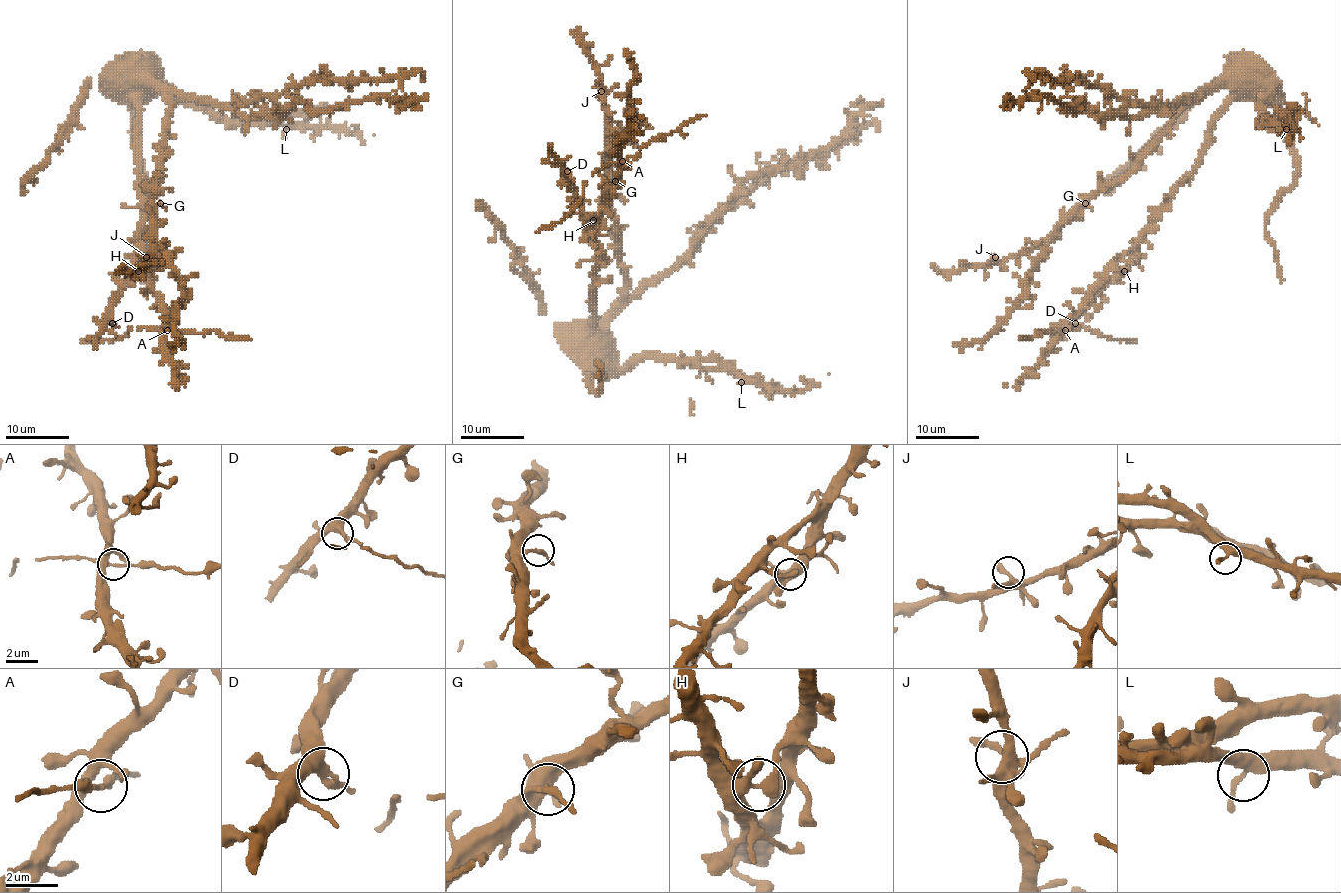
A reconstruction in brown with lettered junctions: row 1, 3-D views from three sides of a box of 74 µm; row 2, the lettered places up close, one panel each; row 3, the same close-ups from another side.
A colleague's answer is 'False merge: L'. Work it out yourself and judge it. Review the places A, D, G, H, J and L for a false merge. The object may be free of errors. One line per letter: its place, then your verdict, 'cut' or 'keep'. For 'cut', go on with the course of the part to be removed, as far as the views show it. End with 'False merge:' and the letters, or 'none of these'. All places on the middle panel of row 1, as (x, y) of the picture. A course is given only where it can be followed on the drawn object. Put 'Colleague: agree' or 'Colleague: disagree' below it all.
A: place (622, 161); keep
D: place (567, 171); keep
G: place (615, 181); keep
H: place (593, 220); keep
J: place (601, 91); keep
L: place (741, 382); keep
False merge: none of these
Colleague: disagree

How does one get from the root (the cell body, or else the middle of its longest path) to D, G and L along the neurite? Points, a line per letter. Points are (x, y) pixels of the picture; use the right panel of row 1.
D: (1228, 88), (1231, 102), (1212, 126), (1200, 164), (1156, 216), (1137, 255), (1075, 323)
G: (1228, 88), (1215, 87), (1201, 98), (1193, 98), (1127, 173), (1108, 186), (1100, 186), (1085, 203)
L: (1228, 88), (1271, 87), (1271, 93), (1263, 104), (1263, 113), (1269, 121), (1277, 121), (1286, 129)

